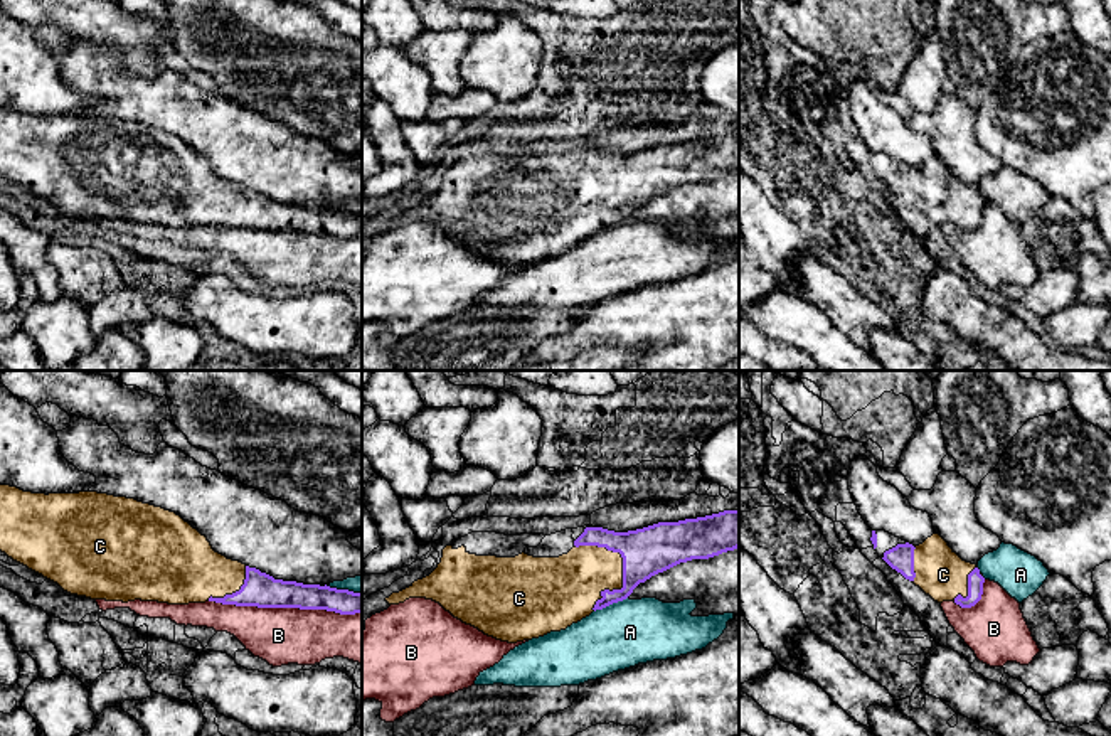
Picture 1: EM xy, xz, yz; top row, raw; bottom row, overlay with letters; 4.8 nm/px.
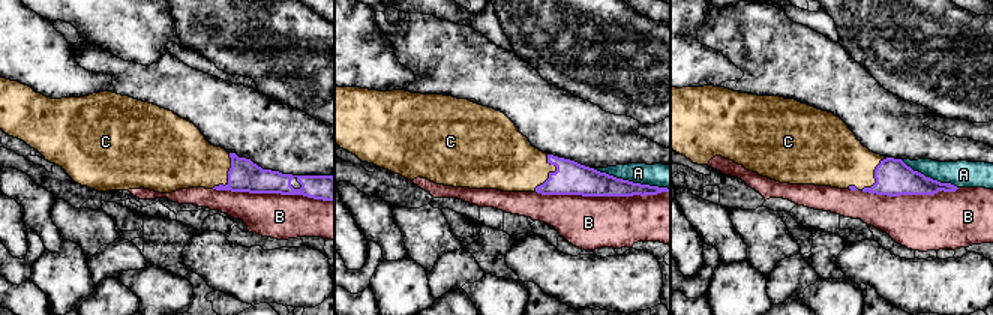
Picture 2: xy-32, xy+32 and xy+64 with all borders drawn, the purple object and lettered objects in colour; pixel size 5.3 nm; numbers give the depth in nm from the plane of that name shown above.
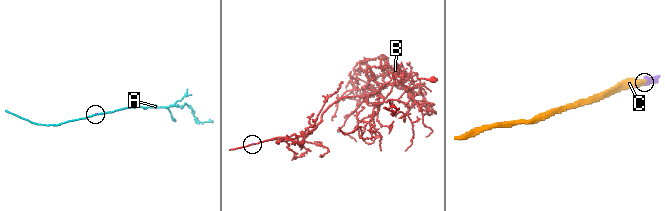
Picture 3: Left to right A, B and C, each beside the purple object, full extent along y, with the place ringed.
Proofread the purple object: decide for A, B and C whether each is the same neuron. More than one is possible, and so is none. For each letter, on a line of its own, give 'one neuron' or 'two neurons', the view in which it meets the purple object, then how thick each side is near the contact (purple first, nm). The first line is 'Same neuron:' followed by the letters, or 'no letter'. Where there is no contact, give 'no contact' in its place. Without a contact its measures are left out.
Same neuron: C
A: two neurons; contact in xz; calibres 180 and 320 nm
B: two neurons; contact in xy; calibres 160 and 280 nm
C: one neuron; contact in xz; calibres 220 and 280 nm

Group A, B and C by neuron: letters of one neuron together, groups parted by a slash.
A / B / C

